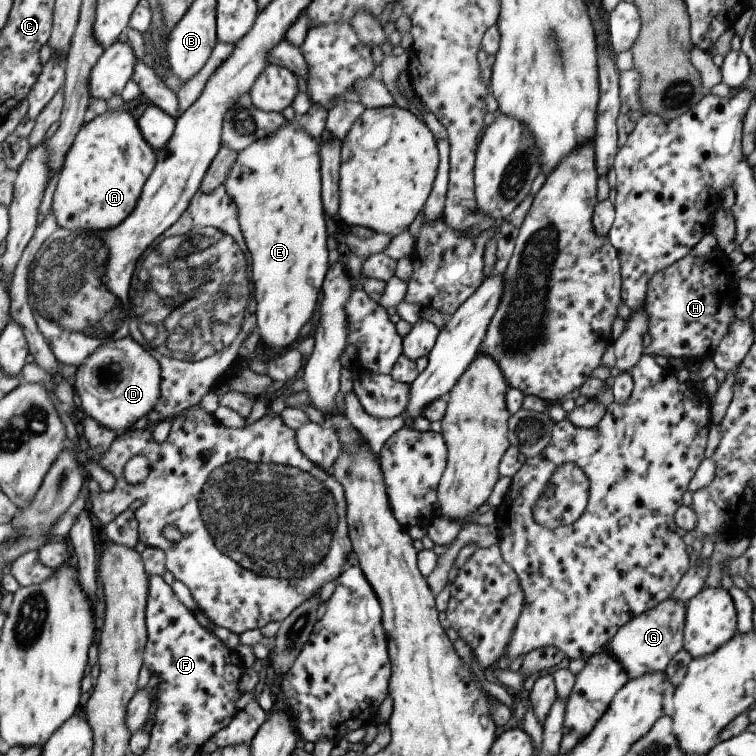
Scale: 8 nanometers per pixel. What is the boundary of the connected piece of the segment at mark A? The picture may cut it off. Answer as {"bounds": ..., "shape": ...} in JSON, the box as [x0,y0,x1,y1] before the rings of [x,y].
{"bounds":[53,107,156,231],"shape":[[[124,107],[124,111],[108,109],[104,114],[85,122],[74,137],[63,162],[59,180],[55,186],[53,205],[57,226],[69,231],[110,231],[118,226],[135,209],[148,177],[154,170],[156,151],[143,137],[137,120]]]}

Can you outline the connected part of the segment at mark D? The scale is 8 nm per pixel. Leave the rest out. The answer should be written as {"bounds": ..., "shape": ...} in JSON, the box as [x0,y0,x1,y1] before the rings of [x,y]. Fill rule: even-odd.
{"bounds":[71,335,161,436],"shape":[[[128,335],[123,339],[100,345],[82,361],[82,364],[77,366],[71,381],[78,398],[77,402],[81,403],[86,416],[94,419],[100,426],[113,430],[118,436],[132,429],[134,422],[155,408],[161,393],[161,368],[147,346],[142,341],[135,341],[131,335]]]}

